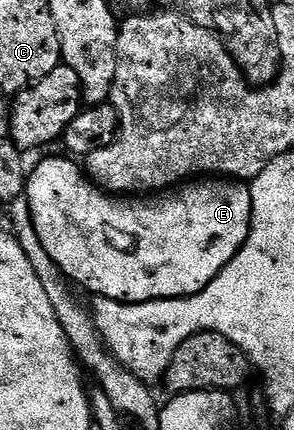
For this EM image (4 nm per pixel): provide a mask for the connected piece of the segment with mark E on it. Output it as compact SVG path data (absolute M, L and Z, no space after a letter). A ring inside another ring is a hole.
M71 158L44 159L37 167L31 168L28 176L28 190L26 192L30 213L33 217L34 229L37 230L38 240L42 243L43 249L50 255L54 265L68 281L71 281L77 288L85 287L89 296L101 299L117 299L120 303L145 303L146 301L158 301L159 299L187 299L190 295L197 295L230 261L240 252L242 245L247 241L248 234L252 228L252 188L244 181L188 181L183 185L177 185L163 193L153 194L151 197L121 197L116 193L109 193L96 186L88 178L85 168L80 167L79 162Z

